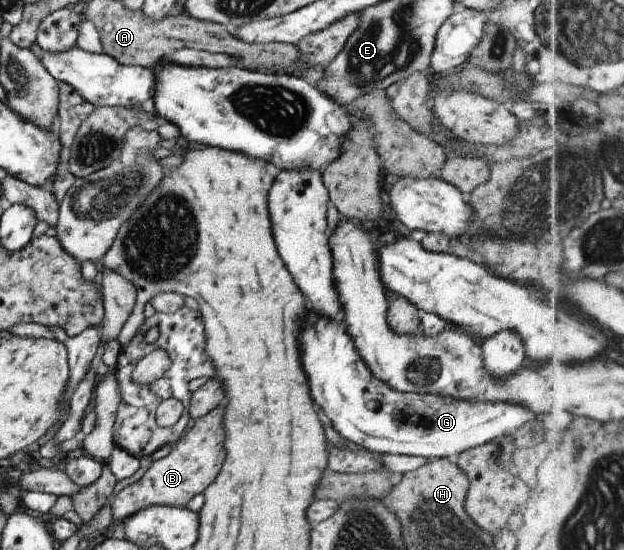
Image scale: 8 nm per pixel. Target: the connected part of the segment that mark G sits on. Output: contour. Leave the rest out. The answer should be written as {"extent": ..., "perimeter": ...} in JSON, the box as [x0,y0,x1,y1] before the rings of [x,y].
{"extent":[298,310,537,460],"perimeter":[[[312,310],[306,312],[306,320],[302,322],[298,344],[300,344],[302,368],[308,376],[312,398],[322,406],[324,414],[330,418],[332,428],[338,431],[344,441],[353,442],[358,448],[370,452],[424,456],[430,460],[456,456],[466,449],[482,446],[495,439],[499,440],[500,436],[509,434],[515,436],[520,430],[527,428],[528,423],[537,418],[532,411],[512,403],[465,401],[442,395],[401,393],[392,390],[386,383],[376,378],[366,366],[344,322],[335,322],[326,315],[318,316]]]}

